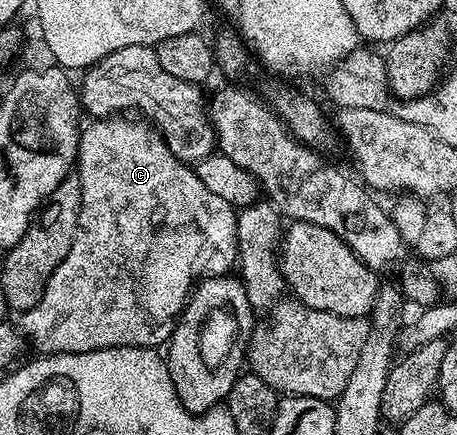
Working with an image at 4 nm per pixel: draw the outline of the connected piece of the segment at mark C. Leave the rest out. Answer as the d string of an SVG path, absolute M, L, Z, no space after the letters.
M110 117L108 119L93 119L90 127L82 130L81 139L77 142L77 162L75 174L79 177L83 189L83 201L79 213L79 225L73 238L71 249L67 257L51 273L47 285L43 289L43 297L29 311L20 312L19 330L31 344L34 352L42 356L47 355L88 355L90 353L105 353L111 347L151 347L160 348L168 344L170 332L165 331L137 331L137 323L150 319L153 323L165 323L176 320L189 296L193 294L198 282L211 275L228 275L234 270L238 262L237 257L237 211L223 197L211 193L203 181L199 181L196 170L190 164L181 162L179 157L171 153L156 126L145 123L132 123L129 117Z

